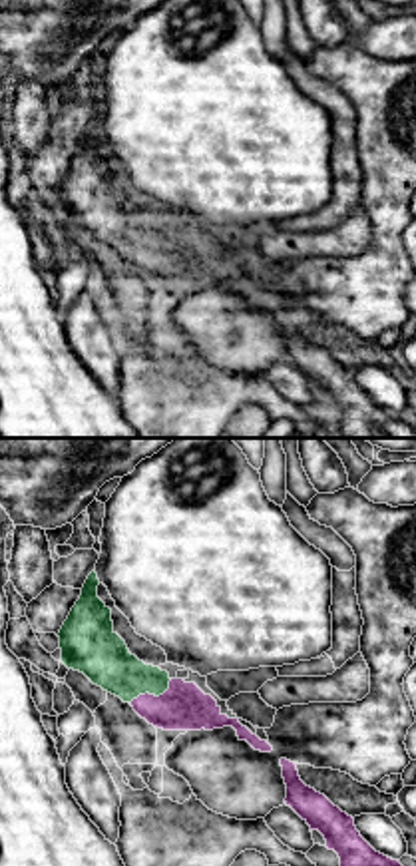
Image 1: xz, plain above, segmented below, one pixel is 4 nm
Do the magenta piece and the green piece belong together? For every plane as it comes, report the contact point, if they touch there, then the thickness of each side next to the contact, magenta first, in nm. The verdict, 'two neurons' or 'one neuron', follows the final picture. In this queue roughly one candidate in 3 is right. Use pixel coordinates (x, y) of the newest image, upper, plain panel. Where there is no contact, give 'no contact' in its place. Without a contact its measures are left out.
(152, 249) | 190/200 nm

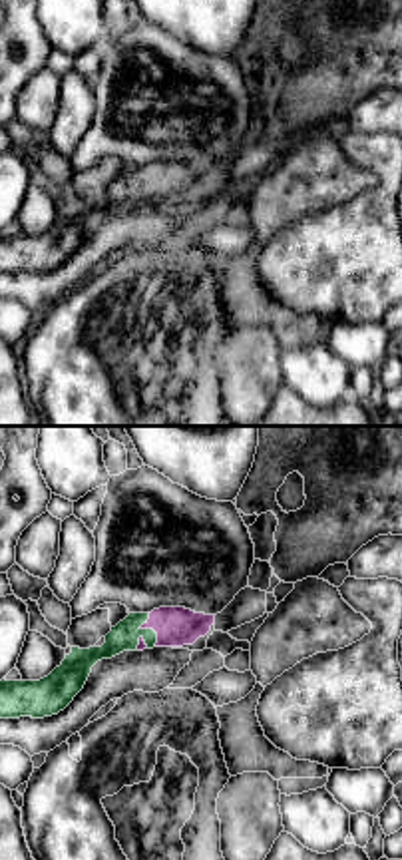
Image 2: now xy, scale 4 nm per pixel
(150, 182) | 160/110 nm

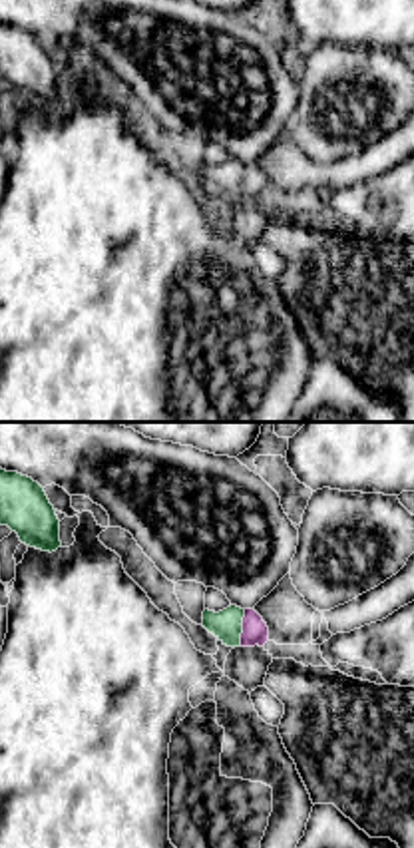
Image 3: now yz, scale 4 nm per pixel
(243, 182) | 110/120 nm

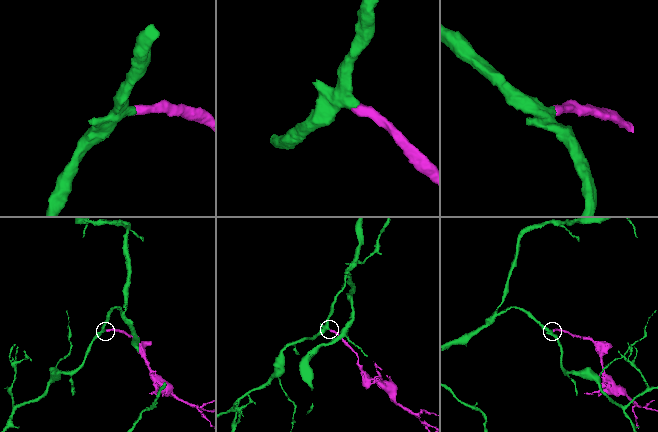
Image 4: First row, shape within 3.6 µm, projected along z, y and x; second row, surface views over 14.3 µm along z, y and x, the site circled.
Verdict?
one neuron

